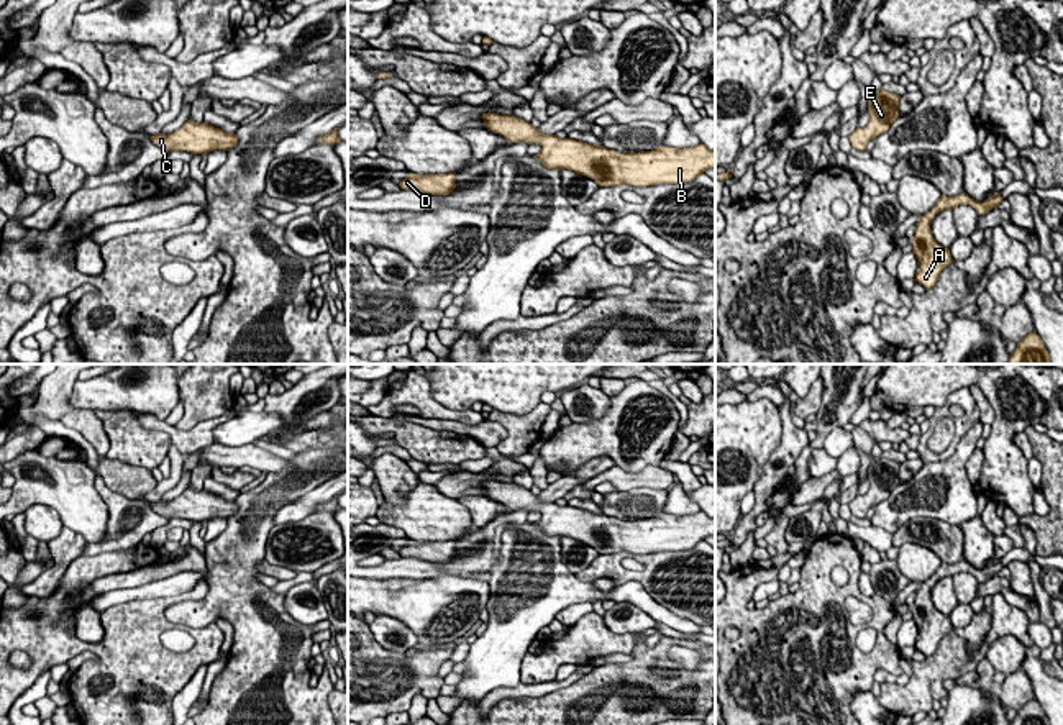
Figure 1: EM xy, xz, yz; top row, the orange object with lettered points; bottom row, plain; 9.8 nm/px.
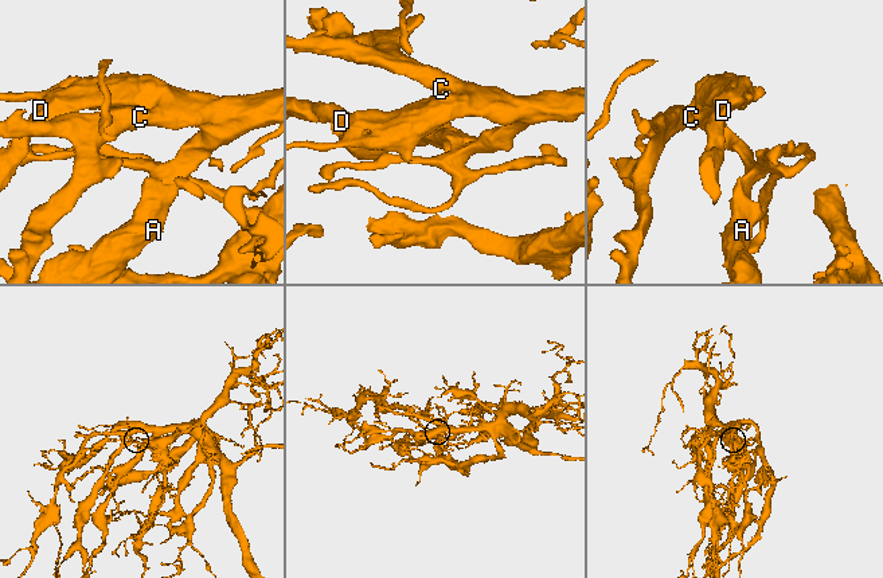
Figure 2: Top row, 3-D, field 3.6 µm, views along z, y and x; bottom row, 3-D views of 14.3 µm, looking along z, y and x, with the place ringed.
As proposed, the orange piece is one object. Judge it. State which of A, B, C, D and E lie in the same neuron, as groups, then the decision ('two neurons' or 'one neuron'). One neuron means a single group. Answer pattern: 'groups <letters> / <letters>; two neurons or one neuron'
groups A B C D E; one neuron

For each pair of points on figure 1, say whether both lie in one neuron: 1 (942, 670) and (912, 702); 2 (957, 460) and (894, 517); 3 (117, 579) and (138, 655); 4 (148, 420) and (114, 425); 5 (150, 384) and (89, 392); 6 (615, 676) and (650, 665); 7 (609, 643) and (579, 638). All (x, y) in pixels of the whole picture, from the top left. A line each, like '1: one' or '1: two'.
1: one
2: one
3: two
4: two
5: one
6: one
7: one

